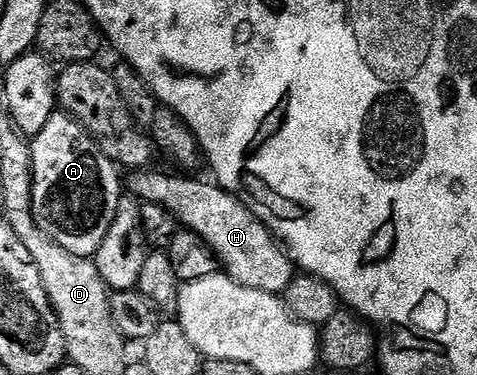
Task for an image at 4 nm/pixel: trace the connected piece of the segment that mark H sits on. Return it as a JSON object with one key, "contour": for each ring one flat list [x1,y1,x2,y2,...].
{"contour":[[137,171,132,174,133,177,130,179,128,178,127,185,131,188,132,196,136,197,138,201,144,203,150,201,151,203,159,203,159,207,167,207,167,211,171,211,173,216,177,218,178,222,186,230,192,231,193,233,199,235,207,244,211,247,211,251,215,256,217,256,220,268,223,270,226,277,230,277,235,283,239,283,243,287,255,287,255,291,267,291,268,293,276,293,278,295,284,294,285,288,289,286,291,282,293,282,293,278,295,276,295,266,293,263,293,258,289,256,286,248,284,245,281,244,280,241,277,240,276,237,273,236,268,227,260,221,260,219,255,216,255,214,250,211,250,209,245,206,237,197,233,197,230,193,226,191,226,189,221,188,220,185,216,183,210,183,208,185,205,181,193,181,197,180,194,179,192,176,189,175,176,175,177,177,172,177,169,173,153,173,154,171]]}

